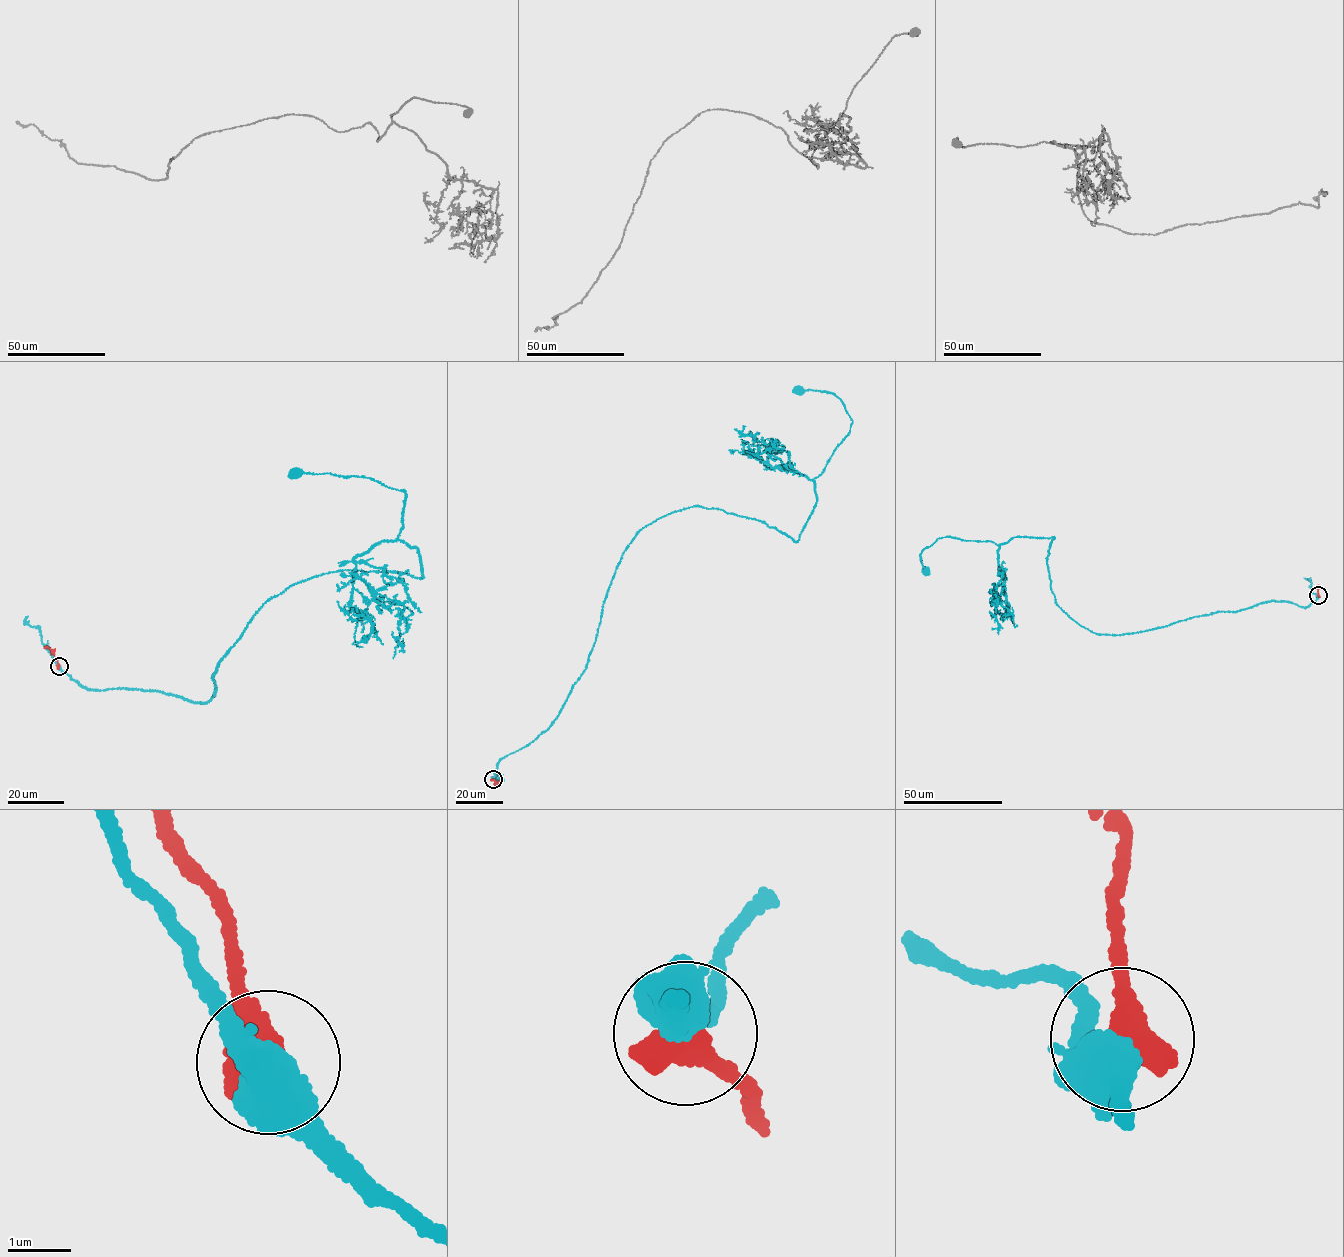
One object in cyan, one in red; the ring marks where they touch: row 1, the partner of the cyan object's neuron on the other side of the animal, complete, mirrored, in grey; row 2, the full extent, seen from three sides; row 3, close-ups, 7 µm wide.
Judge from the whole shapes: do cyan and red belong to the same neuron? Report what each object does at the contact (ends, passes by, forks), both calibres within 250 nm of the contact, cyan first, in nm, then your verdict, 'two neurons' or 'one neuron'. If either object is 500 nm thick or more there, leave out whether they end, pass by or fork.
550/600 nm | two neurons

